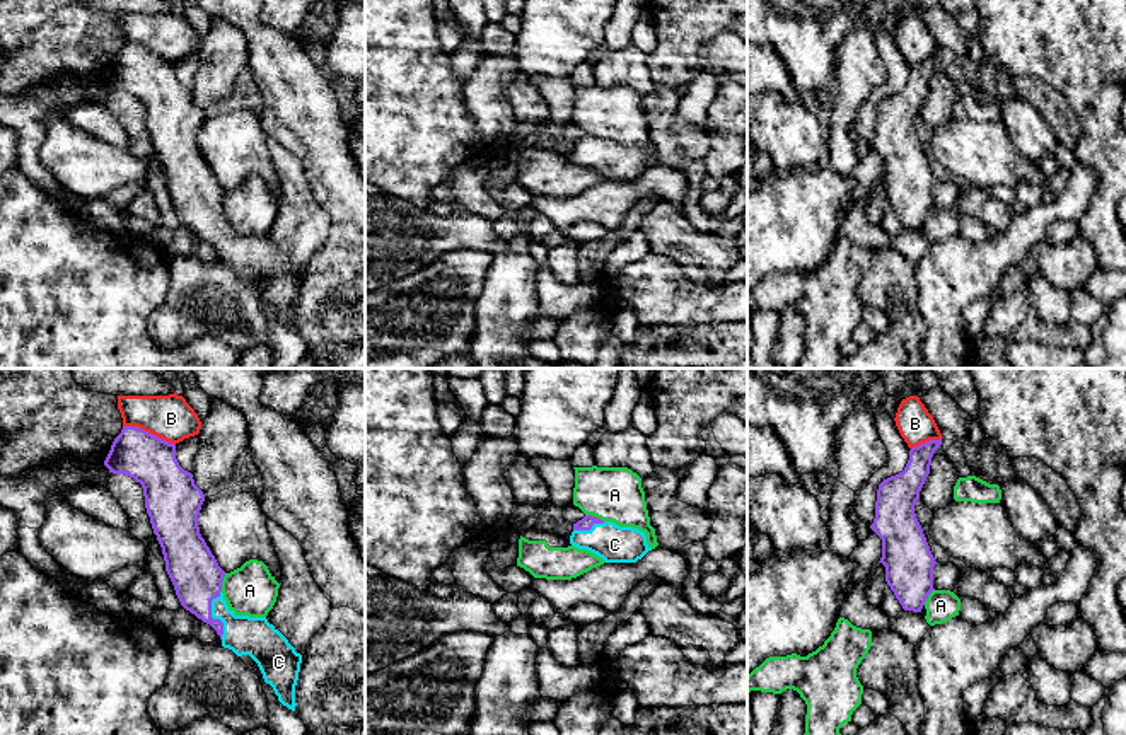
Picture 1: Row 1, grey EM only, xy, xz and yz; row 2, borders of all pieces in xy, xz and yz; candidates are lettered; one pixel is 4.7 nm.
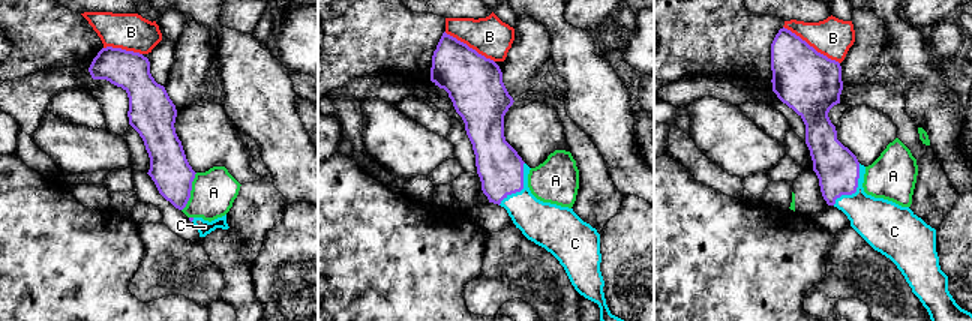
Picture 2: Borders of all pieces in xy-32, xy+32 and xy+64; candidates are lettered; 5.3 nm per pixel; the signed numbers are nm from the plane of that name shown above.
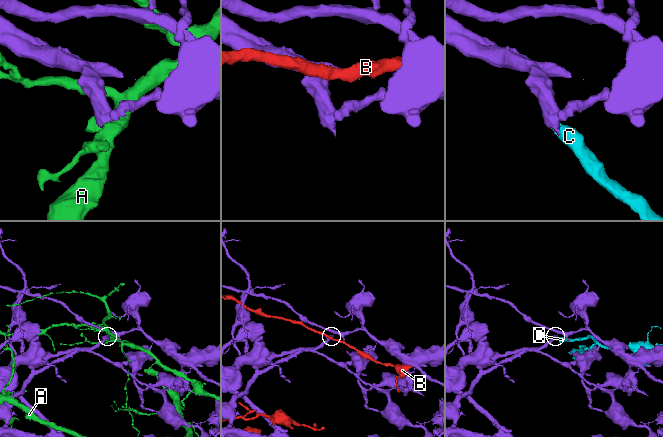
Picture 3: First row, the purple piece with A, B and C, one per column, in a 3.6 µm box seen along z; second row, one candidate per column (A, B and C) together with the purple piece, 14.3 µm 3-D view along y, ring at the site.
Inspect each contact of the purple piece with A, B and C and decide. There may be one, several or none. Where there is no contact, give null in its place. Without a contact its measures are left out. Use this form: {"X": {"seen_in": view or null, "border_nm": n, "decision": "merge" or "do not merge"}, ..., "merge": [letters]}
{"A": {"seen_in": "xz", "border_nm": 100, "decision": "do not merge"}, "B": {"seen_in": "xy", "border_nm": 260, "decision": "do not merge"}, "C": {"seen_in": "xy", "border_nm": 240, "decision": "merge"}, "merge": ["C"]}

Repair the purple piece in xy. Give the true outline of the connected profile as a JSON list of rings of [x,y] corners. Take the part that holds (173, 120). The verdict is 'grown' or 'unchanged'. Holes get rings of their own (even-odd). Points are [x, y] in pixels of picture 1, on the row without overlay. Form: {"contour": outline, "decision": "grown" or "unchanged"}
{"contour": [[[123,44],[104,84],[142,102],[145,126],[181,223],[210,242],[223,266],[237,275],[249,273],[278,319],[295,329],[302,273],[266,235],[235,234],[229,227],[222,211],[225,189],[198,145],[205,113],[193,92],[179,84],[176,63],[138,44]]], "decision": "grown"}

